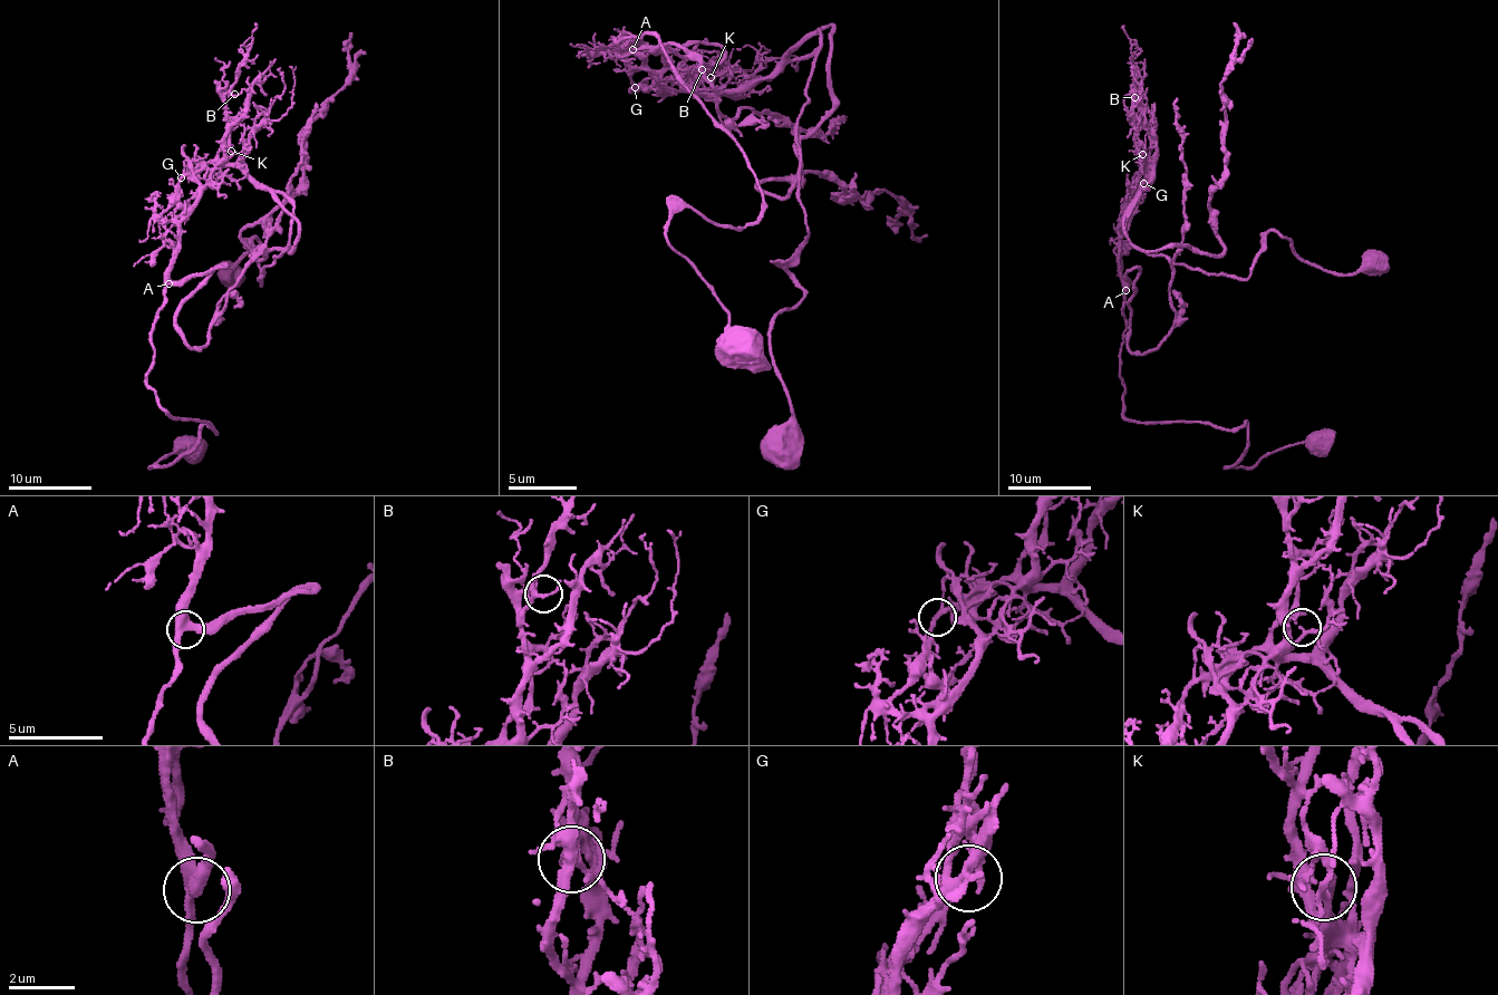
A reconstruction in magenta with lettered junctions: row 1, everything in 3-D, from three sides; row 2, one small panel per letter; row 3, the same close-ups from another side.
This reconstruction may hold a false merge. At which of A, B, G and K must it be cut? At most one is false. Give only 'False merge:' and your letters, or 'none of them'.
False merge: G

